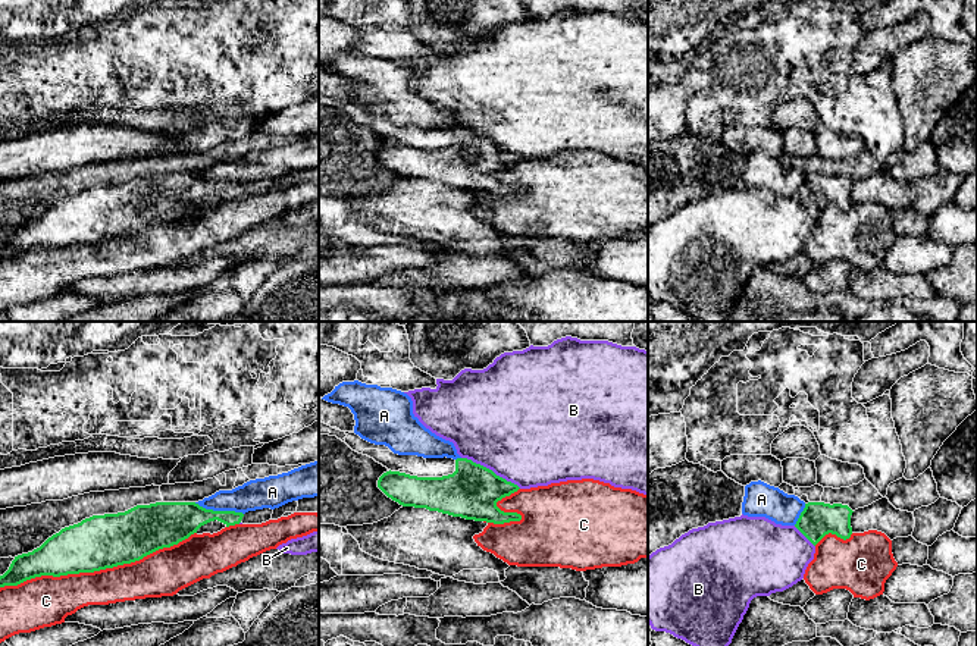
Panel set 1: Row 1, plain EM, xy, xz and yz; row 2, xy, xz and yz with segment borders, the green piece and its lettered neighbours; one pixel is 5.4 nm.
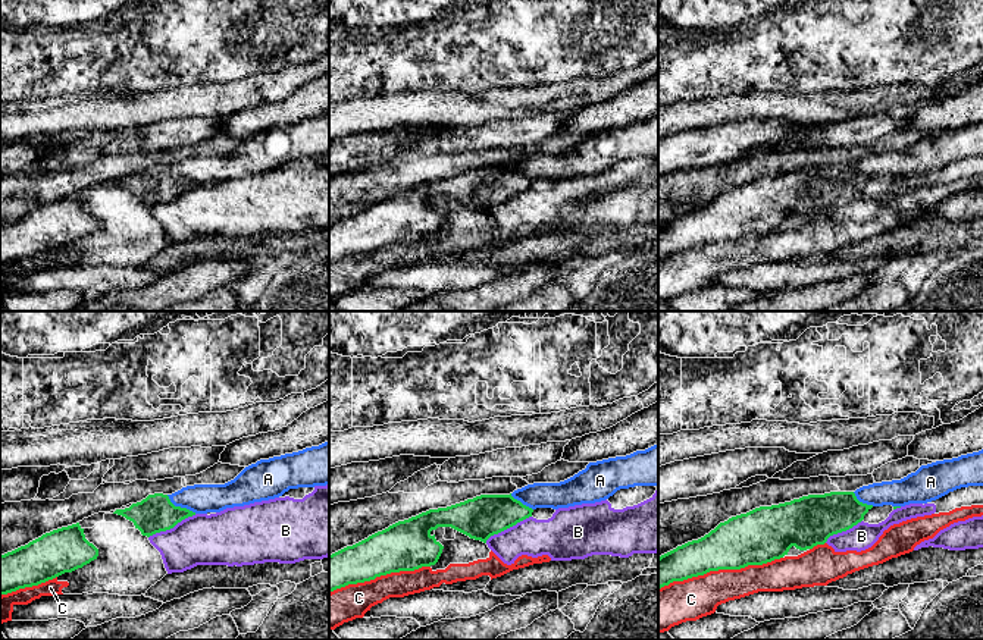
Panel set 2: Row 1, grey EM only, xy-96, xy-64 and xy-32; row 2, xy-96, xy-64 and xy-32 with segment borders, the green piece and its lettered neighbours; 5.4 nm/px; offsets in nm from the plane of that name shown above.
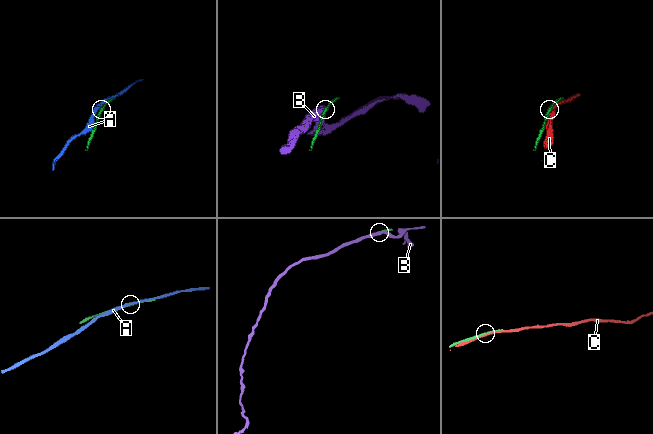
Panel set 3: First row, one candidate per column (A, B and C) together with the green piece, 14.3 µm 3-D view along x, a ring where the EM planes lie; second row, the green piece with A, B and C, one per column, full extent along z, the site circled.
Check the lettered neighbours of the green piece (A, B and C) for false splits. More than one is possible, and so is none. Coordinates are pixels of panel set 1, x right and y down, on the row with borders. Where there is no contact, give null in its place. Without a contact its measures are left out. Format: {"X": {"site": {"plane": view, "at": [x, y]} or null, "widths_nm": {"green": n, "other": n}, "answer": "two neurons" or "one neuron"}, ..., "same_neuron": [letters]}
{"A": {"site": {"plane": "xy", "at": [219, 511]}, "widths_nm": {"green": 220, "other": 170}, "answer": "two neurons"}, "B": {"site": {"plane": "xz", "at": [491, 470]}, "widths_nm": {"green": 300, "other": 500}, "answer": "two neurons"}, "C": {"site": {"plane": "xy", "at": [97, 570]}, "widths_nm": {"green": 300, "other": 220}, "answer": "two neurons"}, "same_neuron": []}

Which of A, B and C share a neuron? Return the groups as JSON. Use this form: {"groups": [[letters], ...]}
{"groups": [["A"], ["B"], ["C"]]}

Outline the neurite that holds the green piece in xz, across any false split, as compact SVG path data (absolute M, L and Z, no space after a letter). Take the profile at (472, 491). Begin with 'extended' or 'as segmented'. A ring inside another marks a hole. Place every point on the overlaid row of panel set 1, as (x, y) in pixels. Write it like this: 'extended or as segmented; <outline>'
as segmented; M457 458L455 471L442 477L417 477L389 470L379 477L378 487L403 507L494 524L522 520L520 514L497 507L498 501L520 487L467 458Z

